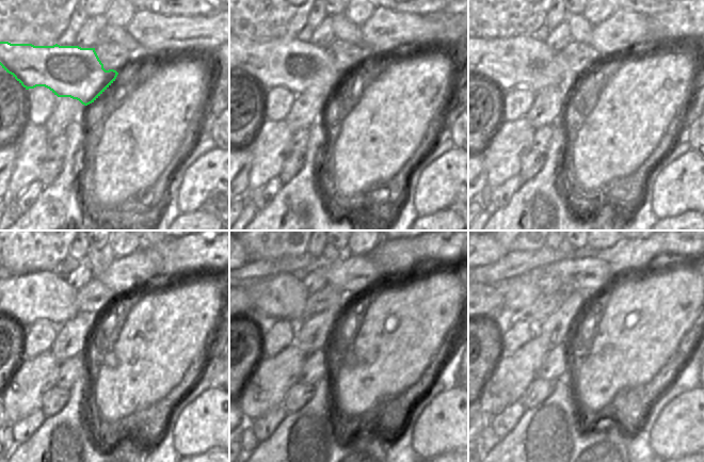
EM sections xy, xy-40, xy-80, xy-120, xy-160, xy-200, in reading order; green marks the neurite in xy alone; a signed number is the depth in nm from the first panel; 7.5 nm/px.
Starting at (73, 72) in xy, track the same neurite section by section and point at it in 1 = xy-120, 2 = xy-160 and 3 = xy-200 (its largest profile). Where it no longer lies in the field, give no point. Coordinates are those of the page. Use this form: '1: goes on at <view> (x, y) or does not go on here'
1: goes on at xy-120 (28, 298)
2: goes on at xy-160 (284, 296)
3: goes on at xy-200 (520, 291)

